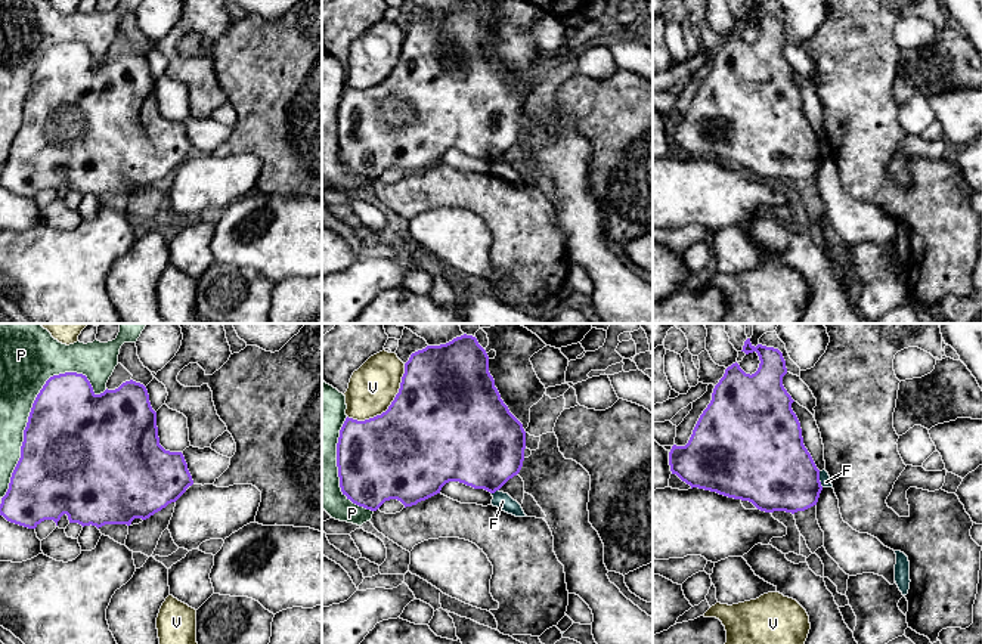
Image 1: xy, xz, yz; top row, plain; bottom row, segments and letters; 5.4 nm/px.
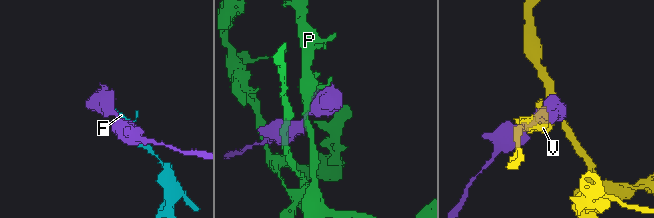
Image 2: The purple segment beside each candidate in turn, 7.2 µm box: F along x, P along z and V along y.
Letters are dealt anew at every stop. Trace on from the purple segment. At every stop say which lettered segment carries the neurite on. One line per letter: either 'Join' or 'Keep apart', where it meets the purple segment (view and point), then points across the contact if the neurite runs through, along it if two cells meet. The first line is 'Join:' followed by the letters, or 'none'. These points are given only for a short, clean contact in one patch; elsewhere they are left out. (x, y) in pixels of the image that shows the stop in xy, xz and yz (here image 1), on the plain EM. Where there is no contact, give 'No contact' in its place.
Join: none
F: Keep apart. Touches purple at yz (818, 148). Boundary: yz (818, 141), (818, 149), (823, 155)
P: Keep apart. Touches purple at xy (33, 76)
V: Keep apart. Touches purple at xz (389, 76)

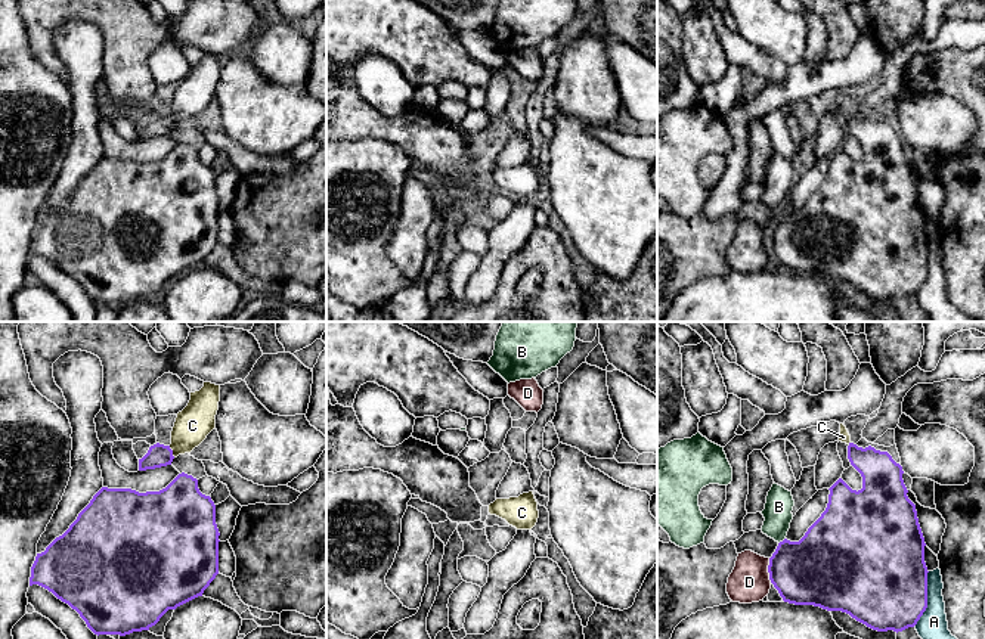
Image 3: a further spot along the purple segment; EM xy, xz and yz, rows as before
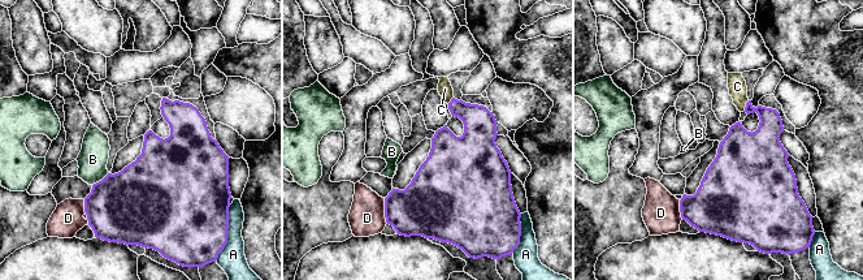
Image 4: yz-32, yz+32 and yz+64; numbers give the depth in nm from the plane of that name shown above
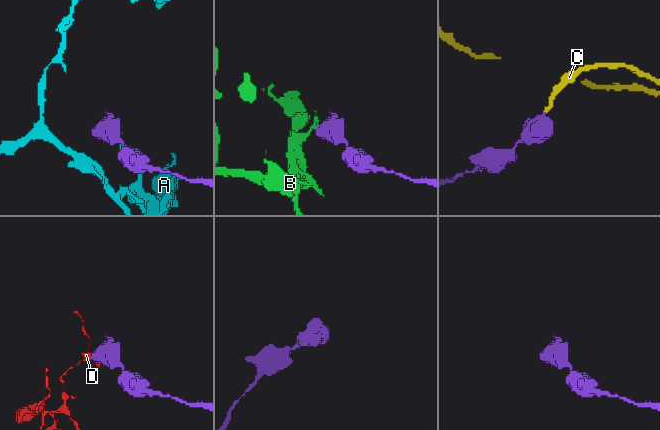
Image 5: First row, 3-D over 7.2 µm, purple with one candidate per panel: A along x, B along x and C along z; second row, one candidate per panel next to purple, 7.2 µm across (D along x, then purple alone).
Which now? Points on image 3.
Join: C
A: Keep apart. Touches purple at yz (926, 269). Boundary: yz (929, 241), (928, 276), (913, 295)
B: Keep apart. Touches purple at yz (783, 210). Boundary: yz (784, 207), (778, 213)
C: Join. Touches purple at xy (172, 121). Path across: xy (158, 124), (172, 121), (192, 95)
D: Keep apart. Touches purple at yz (768, 239). Boundary: yz (768, 228), (768, 248), (771, 251)

